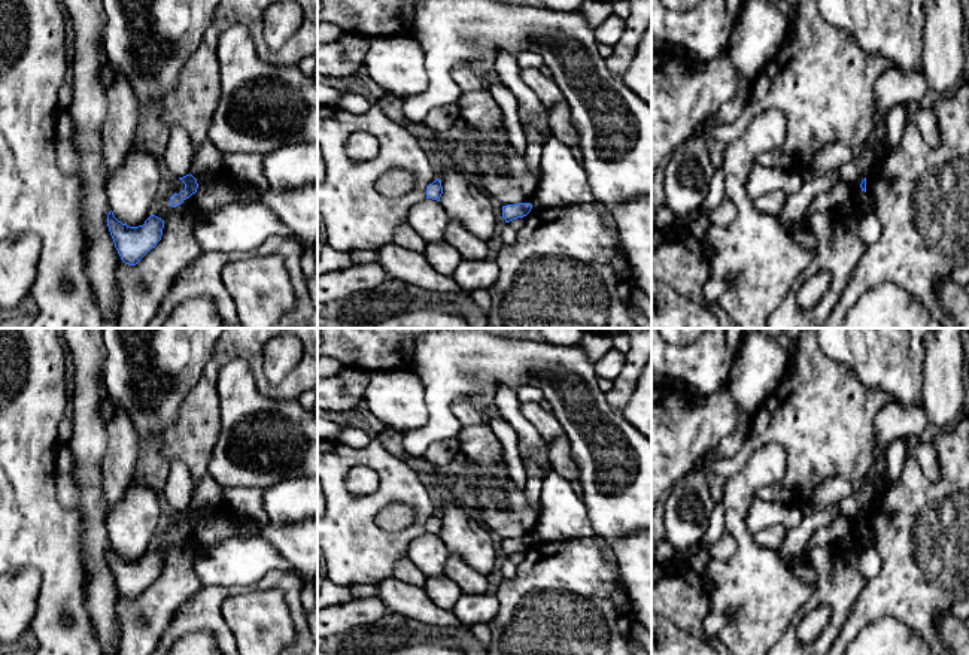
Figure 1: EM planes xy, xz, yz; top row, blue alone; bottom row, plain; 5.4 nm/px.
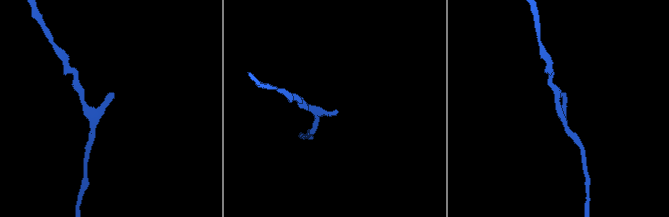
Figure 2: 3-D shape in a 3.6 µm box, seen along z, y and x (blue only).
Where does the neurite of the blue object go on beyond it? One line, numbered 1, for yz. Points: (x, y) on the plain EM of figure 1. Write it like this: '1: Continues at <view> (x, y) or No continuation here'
1: No continuation here

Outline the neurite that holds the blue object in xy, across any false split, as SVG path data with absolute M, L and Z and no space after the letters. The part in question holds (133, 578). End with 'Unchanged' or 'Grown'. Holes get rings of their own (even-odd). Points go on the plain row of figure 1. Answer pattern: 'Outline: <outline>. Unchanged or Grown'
Outline: M110 545L107 561L121 594L136 600L161 574L164 555L151 549L143 560L130 561L118 555Z. Unchanged

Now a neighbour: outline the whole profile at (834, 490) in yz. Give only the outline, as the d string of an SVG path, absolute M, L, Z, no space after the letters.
M842 476L826 479L815 491L812 500L805 506L807 512L818 510L851 495L854 485Z

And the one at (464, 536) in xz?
M432 471L425 479L440 507L438 513L443 521L443 528L440 531L441 540L452 554L459 555L473 568L489 576L496 560L490 531L479 521L468 516L459 504L440 504L444 495L458 492L452 476Z

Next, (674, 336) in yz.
M657 328L663 342L672 346L684 346L696 342L705 328Z

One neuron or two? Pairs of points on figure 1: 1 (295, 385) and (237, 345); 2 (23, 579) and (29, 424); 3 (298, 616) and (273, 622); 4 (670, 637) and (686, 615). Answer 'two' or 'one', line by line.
1: one
2: two
3: two
4: two

